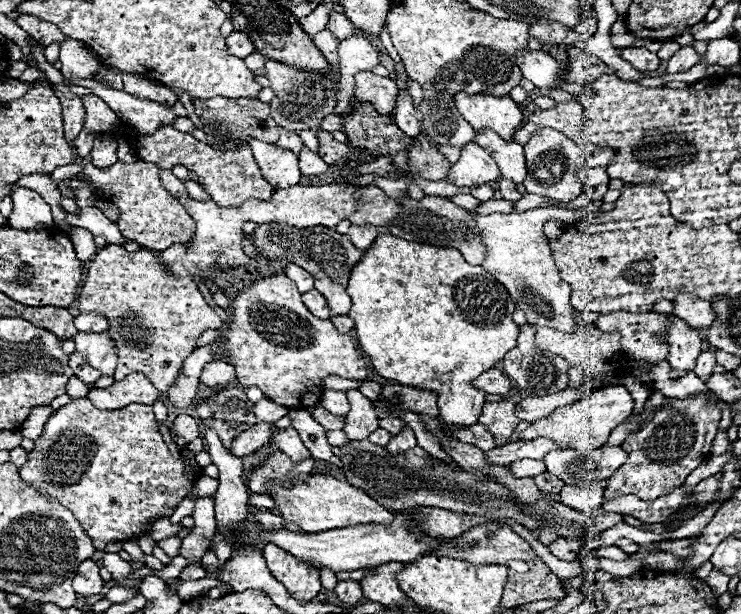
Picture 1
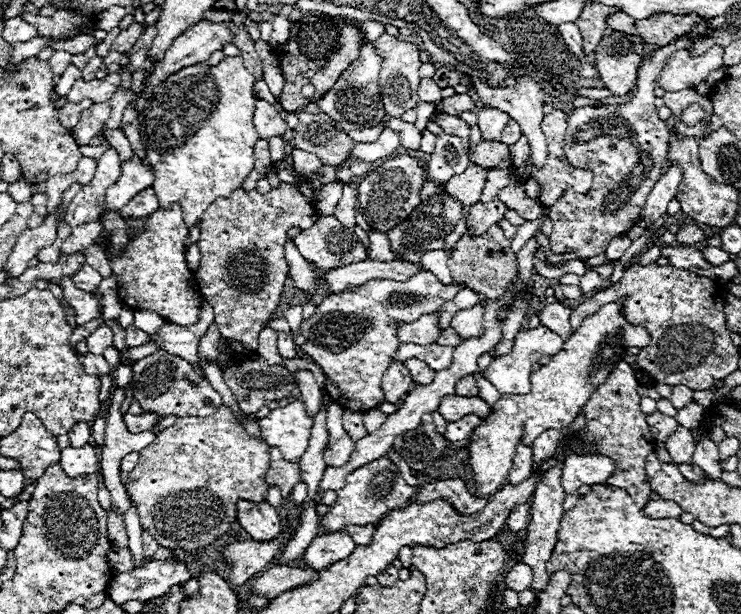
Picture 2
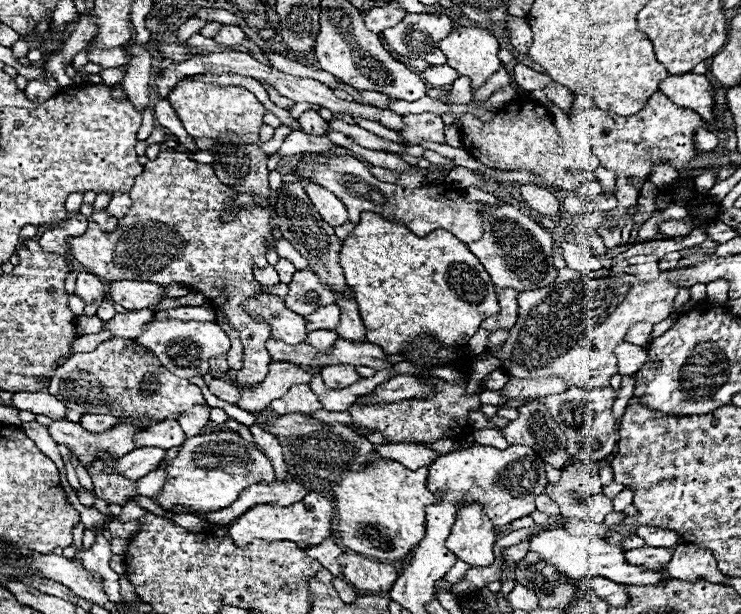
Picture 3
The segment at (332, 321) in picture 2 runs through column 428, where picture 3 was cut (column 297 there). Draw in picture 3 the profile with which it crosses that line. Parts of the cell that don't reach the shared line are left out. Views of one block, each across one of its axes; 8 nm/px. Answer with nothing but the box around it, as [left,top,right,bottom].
[286,268,334,316]

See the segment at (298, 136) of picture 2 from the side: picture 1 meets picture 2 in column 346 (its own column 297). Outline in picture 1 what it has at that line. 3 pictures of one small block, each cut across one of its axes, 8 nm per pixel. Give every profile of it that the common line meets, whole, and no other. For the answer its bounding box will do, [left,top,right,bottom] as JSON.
[276,127,302,154]

